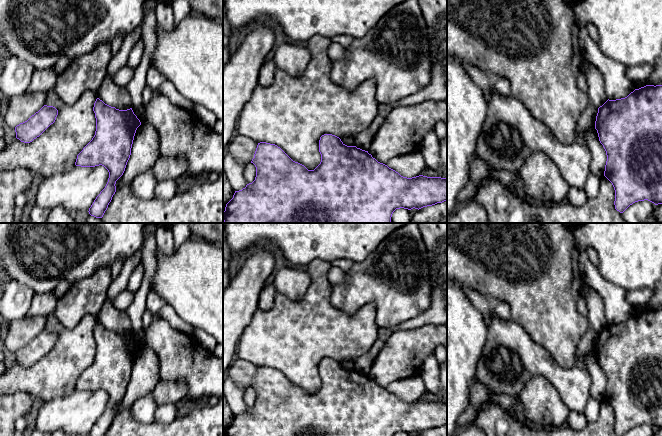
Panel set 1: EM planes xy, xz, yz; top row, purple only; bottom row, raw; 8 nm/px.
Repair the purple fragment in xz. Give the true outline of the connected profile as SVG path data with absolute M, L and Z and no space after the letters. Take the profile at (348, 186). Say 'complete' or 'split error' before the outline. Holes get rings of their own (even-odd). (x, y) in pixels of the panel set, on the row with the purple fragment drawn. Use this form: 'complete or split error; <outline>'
complete; M324 134L320 137L319 152L321 154L320 164L314 170L308 170L304 165L293 161L277 145L266 142L258 143L254 158L251 161L256 167L255 180L247 184L242 190L235 191L233 198L226 204L225 211L223 212L223 221L225 223L391 223L392 214L396 209L404 208L411 210L415 208L419 210L423 207L447 201L447 178L427 177L423 175L412 178L403 177L387 165L378 162L368 151L356 146L347 146L335 135Z

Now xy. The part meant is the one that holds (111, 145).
complete; M99 98L94 103L93 111L96 118L95 135L77 155L75 165L102 165L108 170L108 182L88 211L91 216L102 218L116 192L116 181L125 171L134 136L141 122L132 108L119 110Z

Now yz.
complete; M646 85L625 98L608 99L598 108L595 129L606 151L604 176L614 187L615 209L623 213L633 203L644 200L662 204L662 85Z

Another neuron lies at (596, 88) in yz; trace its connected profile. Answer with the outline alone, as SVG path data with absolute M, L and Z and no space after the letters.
M583 60L582 64L585 67L588 84L587 95L590 103L599 108L608 100L605 93L604 76L591 62Z

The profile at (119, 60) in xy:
M142 24L138 26L133 32L125 36L121 48L114 56L112 56L107 66L107 74L113 76L121 68L127 65L129 54L135 43L141 38L141 35Z

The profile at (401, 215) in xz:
M400 208L396 209L391 217L391 223L411 223L412 214L410 210Z

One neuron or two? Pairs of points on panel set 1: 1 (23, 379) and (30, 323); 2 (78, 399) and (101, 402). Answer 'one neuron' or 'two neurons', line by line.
1: two neurons
2: one neuron

